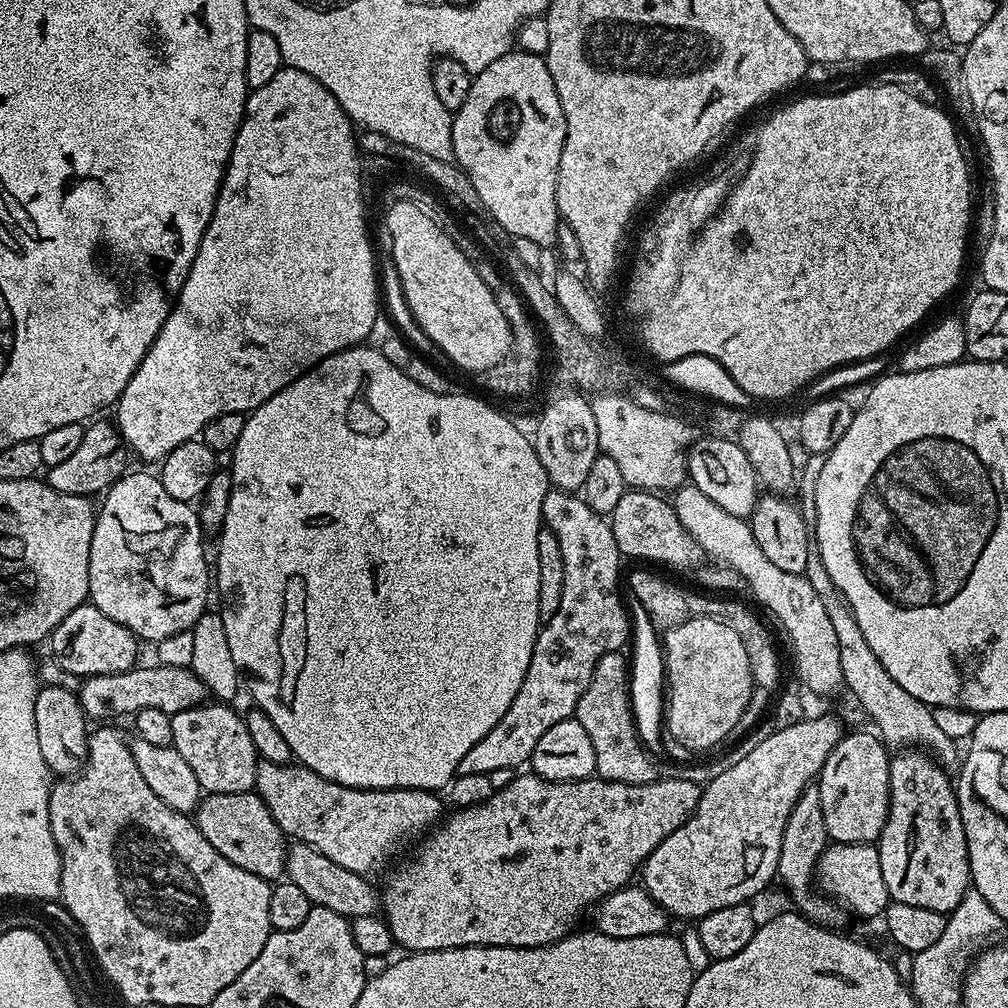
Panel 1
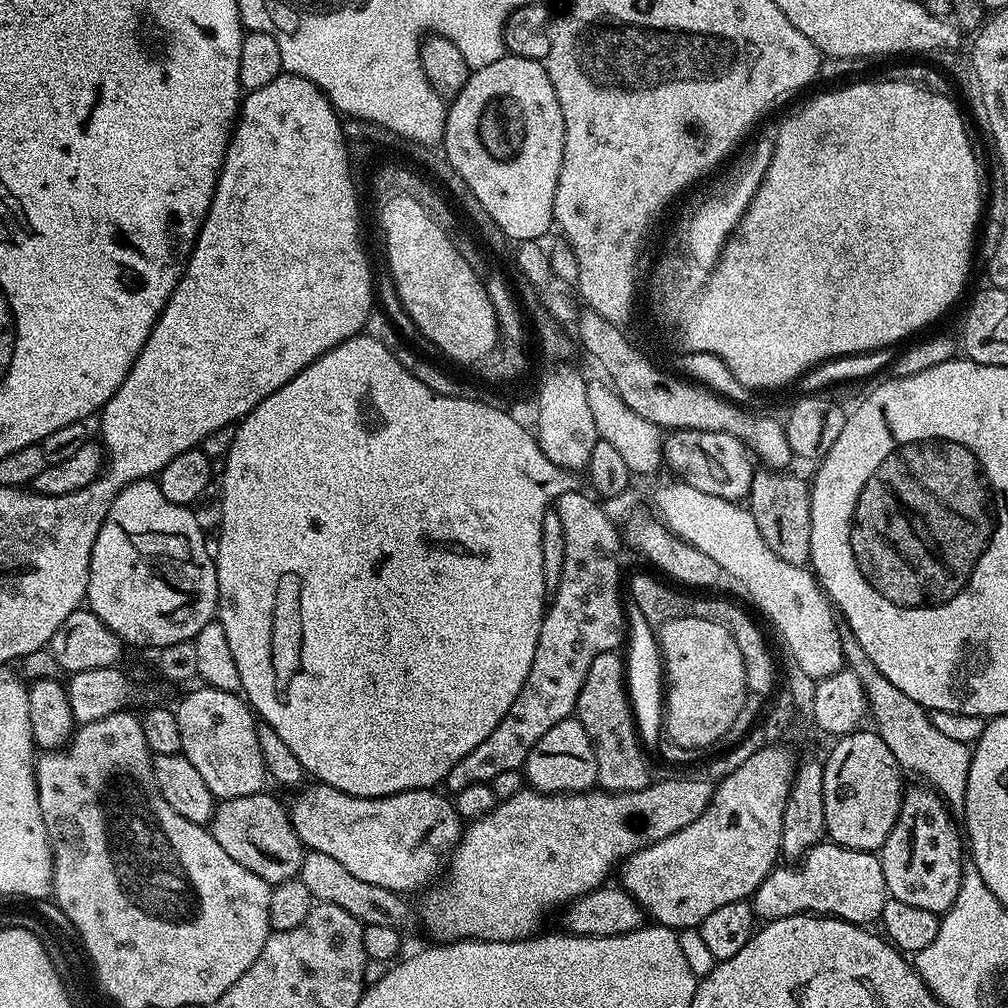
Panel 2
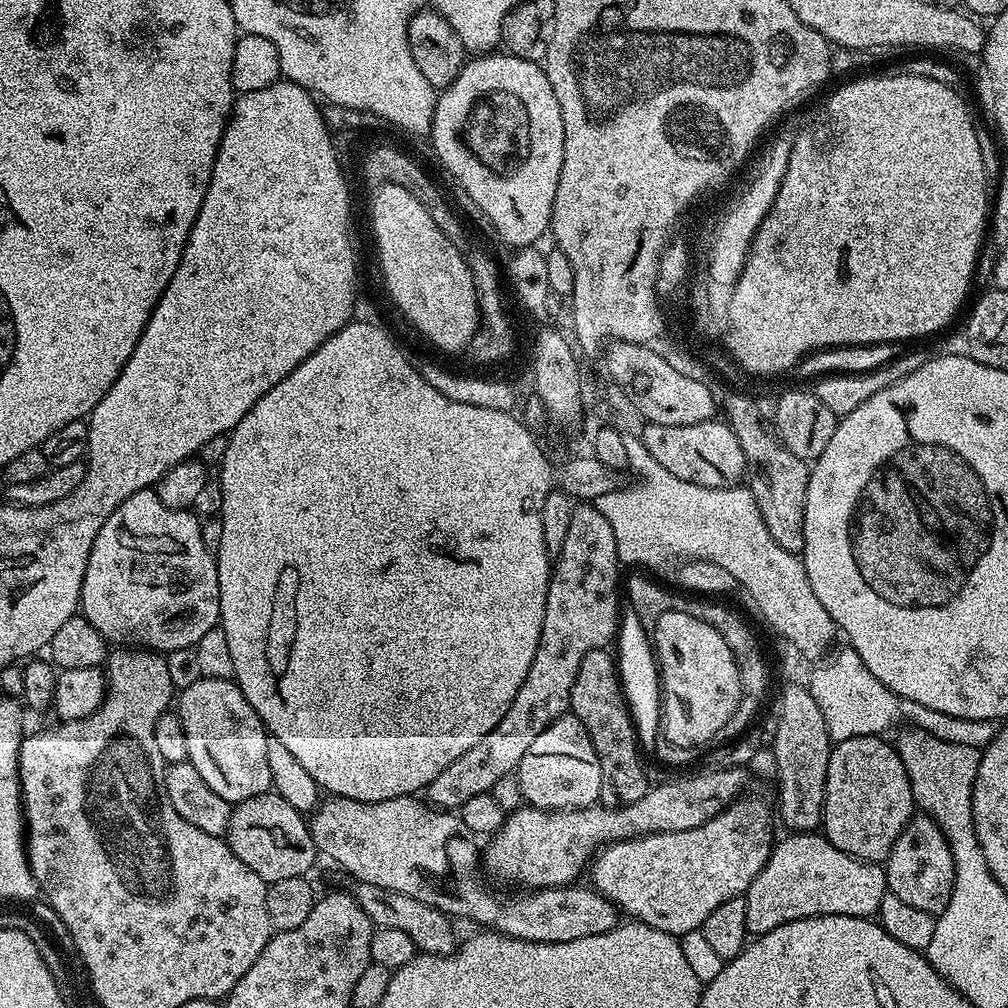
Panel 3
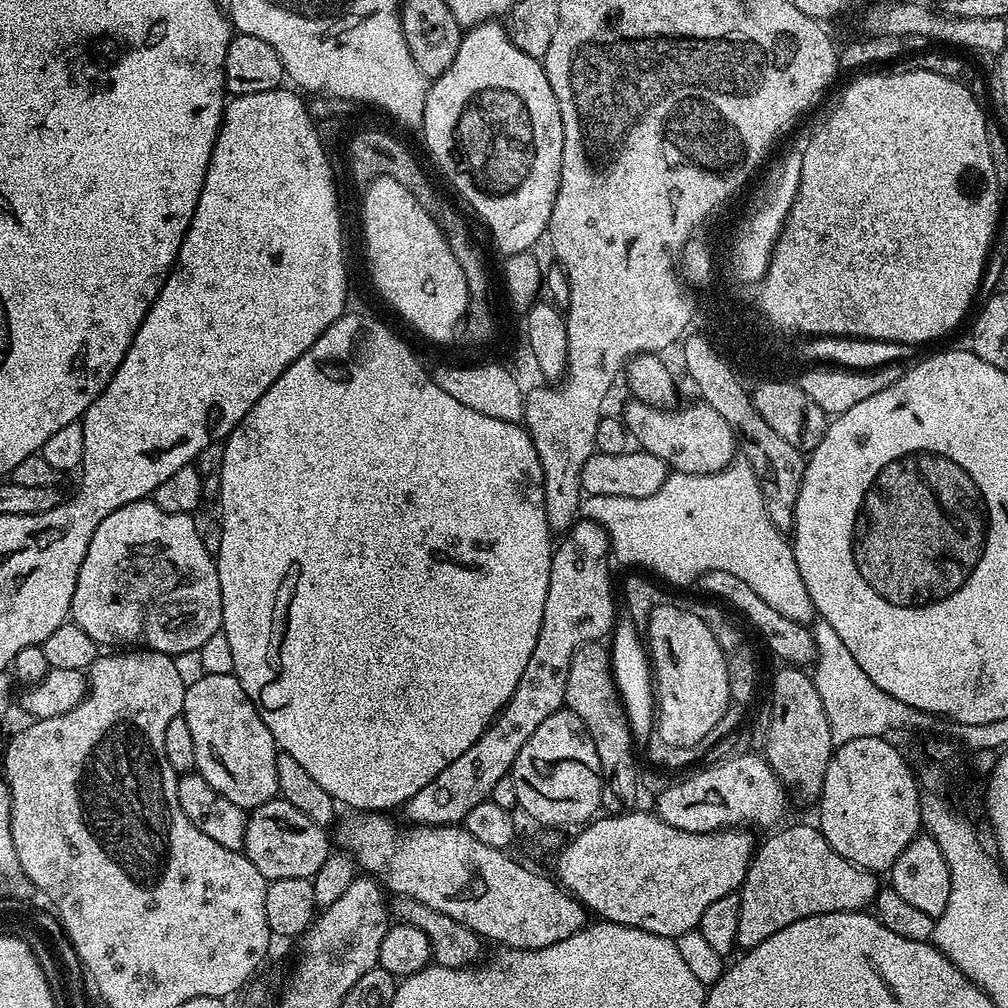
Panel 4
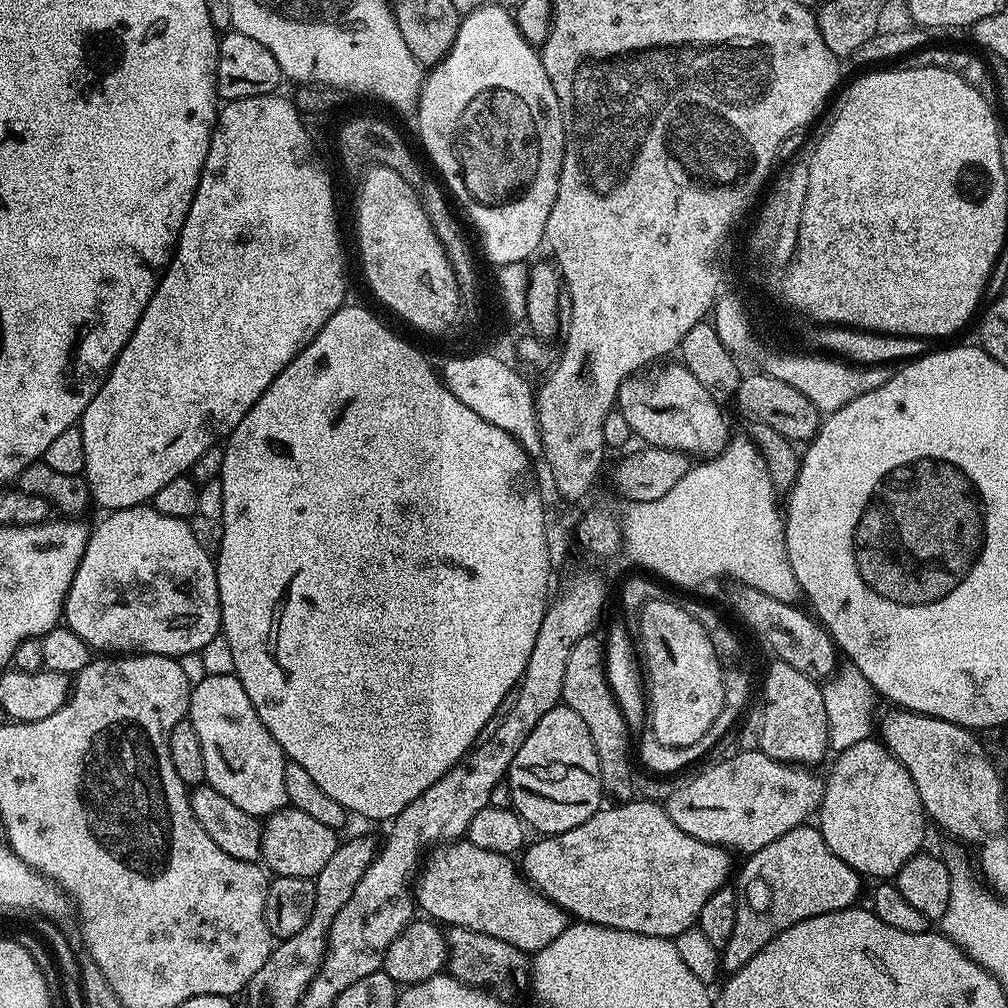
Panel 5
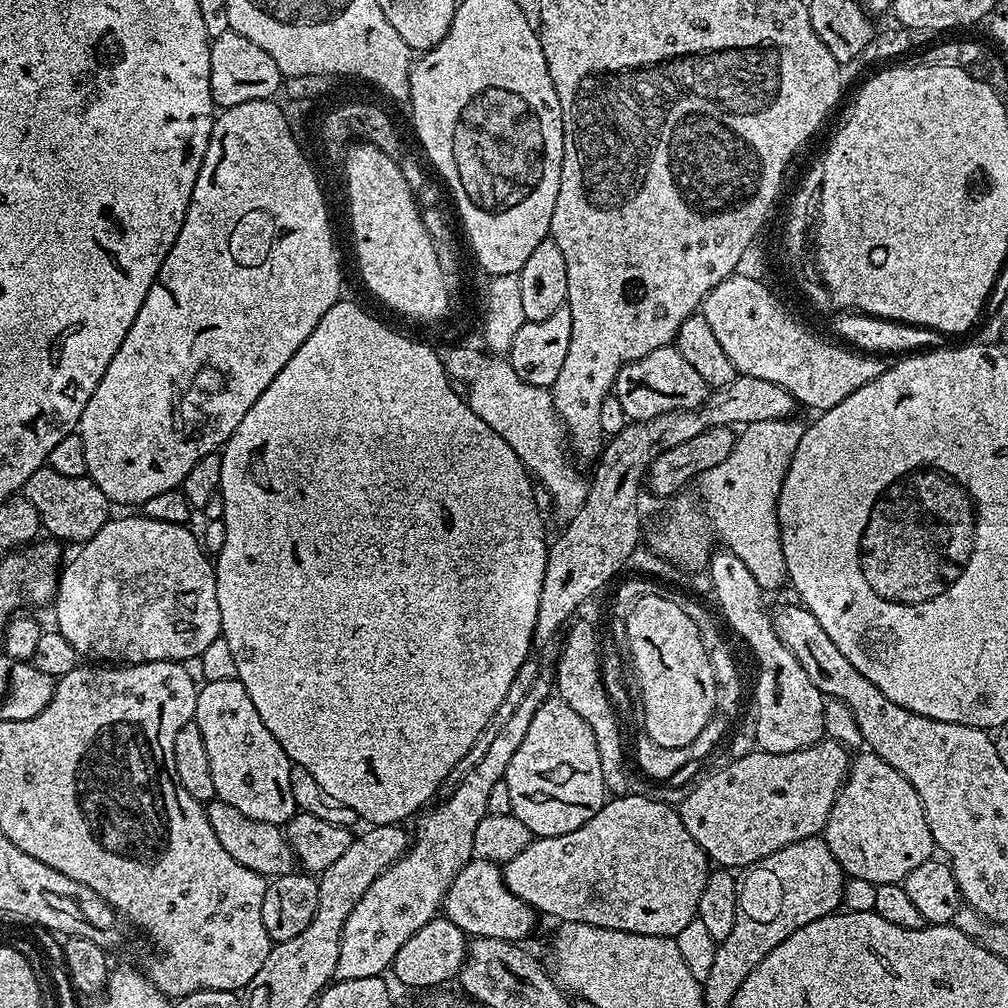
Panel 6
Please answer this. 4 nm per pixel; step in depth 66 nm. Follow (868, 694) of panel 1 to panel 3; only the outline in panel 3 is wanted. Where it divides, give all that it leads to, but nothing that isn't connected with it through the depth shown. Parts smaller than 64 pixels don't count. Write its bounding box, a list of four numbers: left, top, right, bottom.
[894,728,982,813]

